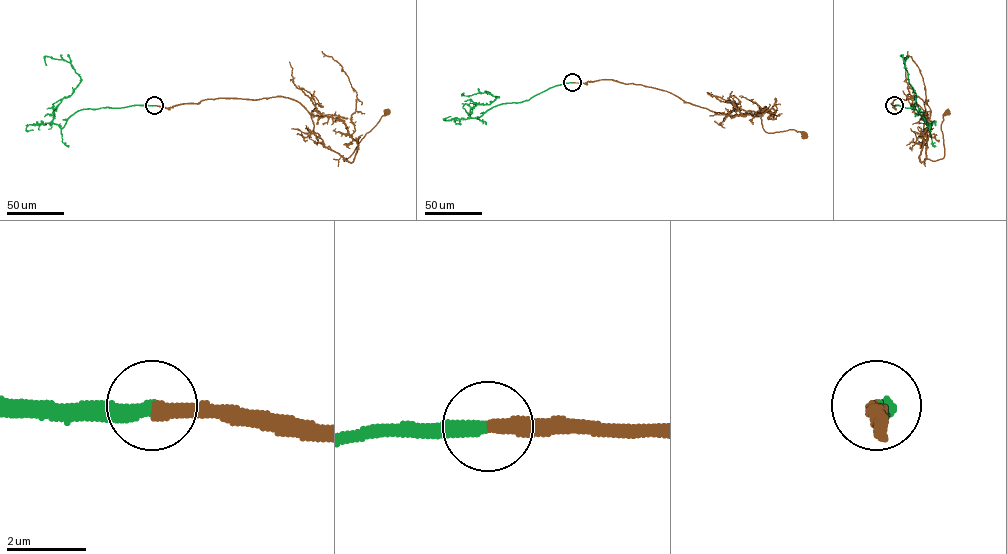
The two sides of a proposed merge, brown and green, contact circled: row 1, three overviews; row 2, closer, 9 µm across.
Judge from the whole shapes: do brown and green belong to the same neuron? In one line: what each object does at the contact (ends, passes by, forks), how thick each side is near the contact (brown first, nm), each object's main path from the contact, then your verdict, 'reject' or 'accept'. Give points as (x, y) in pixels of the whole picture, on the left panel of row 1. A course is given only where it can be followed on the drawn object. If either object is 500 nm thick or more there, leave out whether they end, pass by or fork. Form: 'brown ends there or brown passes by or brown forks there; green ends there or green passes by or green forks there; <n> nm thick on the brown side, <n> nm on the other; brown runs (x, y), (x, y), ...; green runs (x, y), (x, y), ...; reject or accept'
brown ends there; green ends there; 380 nm thick on the brown side, 320 nm on the other; brown runs (154, 105), (169, 108), (218, 98), (290, 98), (310, 115), (317, 140), (344, 161), (387, 112); green runs (154, 105), (84, 109), (61, 128), (53, 123), (52, 112), (81, 77), (65, 60), (46, 56), (46, 65); accept

